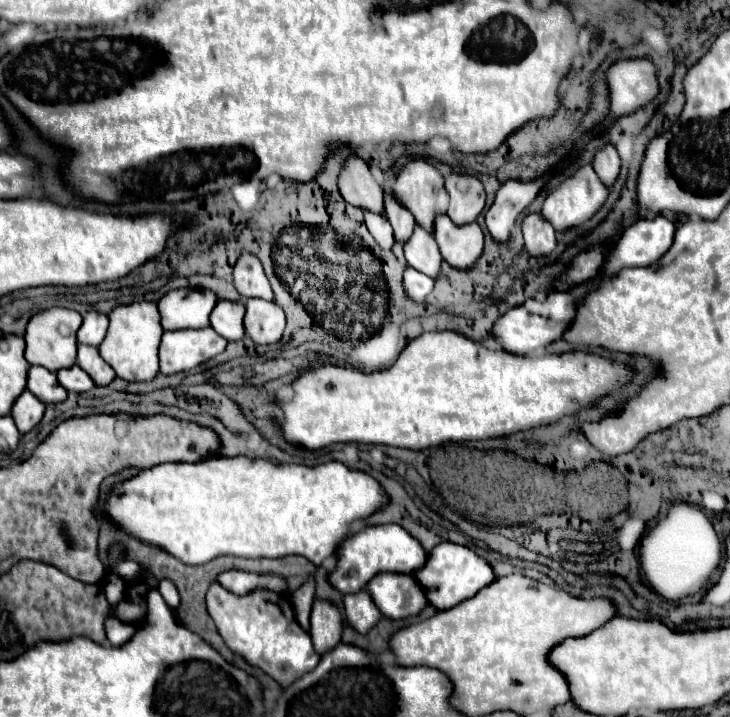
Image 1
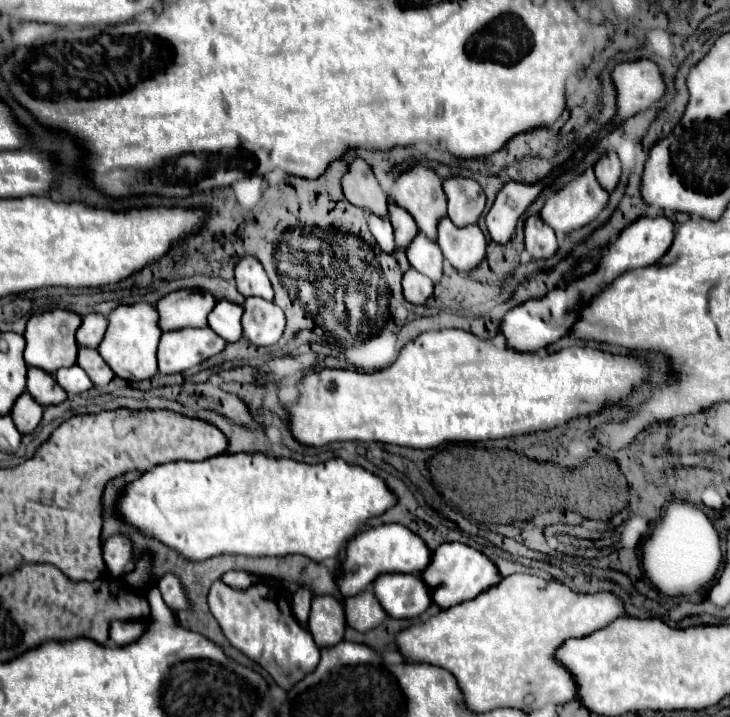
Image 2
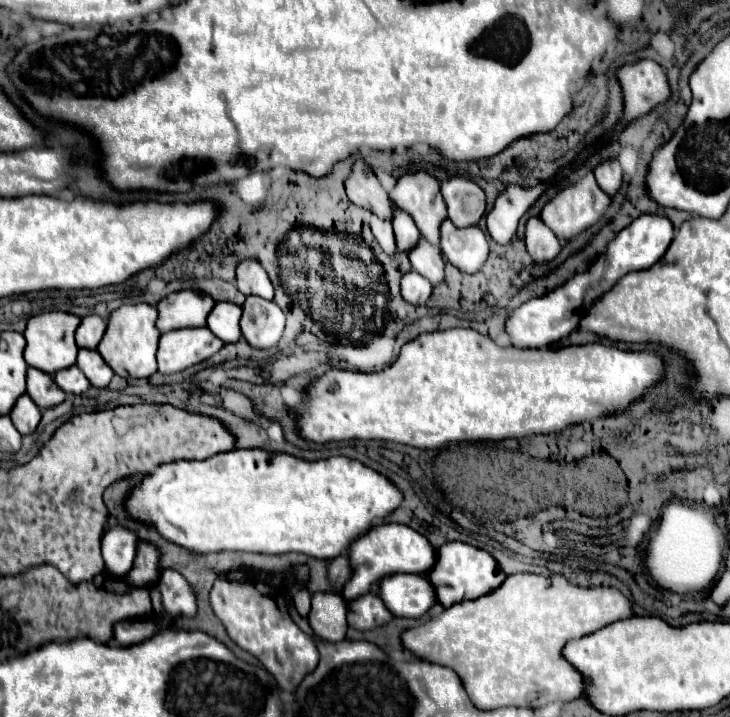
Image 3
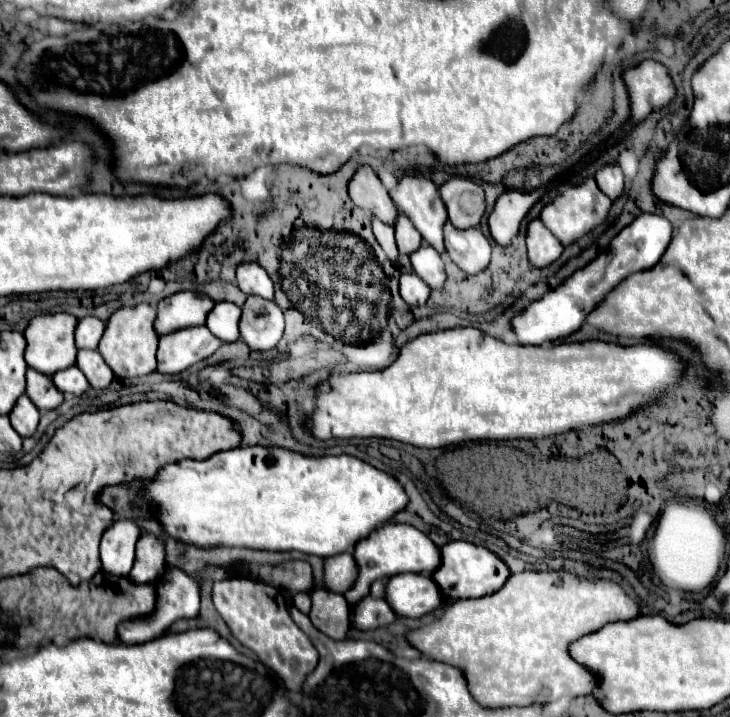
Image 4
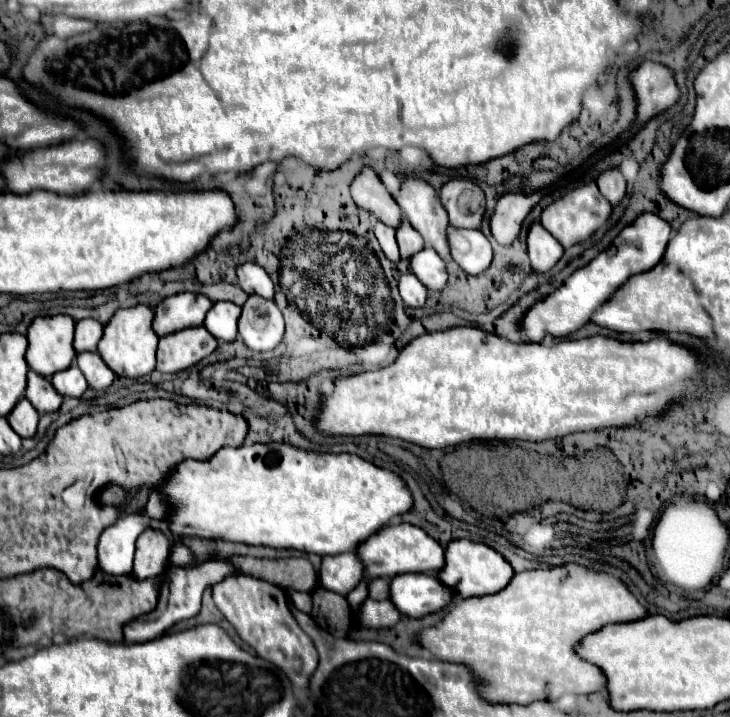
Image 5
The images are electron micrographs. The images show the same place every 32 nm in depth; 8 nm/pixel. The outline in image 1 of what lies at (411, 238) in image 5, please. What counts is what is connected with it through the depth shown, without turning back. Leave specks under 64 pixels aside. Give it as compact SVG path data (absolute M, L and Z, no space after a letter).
M386 194L384 196L384 206L386 206L386 218L390 220L392 228L394 228L394 238L398 244L404 244L404 240L408 240L408 236L412 236L412 230L416 228L414 216L410 214L408 208L404 208L394 196Z

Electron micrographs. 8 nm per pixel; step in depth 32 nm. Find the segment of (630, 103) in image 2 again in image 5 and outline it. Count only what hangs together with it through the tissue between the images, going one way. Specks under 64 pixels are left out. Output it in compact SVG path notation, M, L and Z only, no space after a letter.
M644 62L636 72L632 72L632 86L638 98L638 118L636 122L644 126L660 112L672 108L680 98L680 88L674 80L672 70L656 62Z

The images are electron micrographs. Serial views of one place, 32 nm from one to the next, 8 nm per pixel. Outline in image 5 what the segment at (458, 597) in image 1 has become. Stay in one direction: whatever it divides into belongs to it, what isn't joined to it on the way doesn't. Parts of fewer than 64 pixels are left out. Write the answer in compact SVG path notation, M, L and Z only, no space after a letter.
M466 538L452 540L446 546L446 552L448 552L448 562L440 570L438 578L446 586L454 588L454 592L460 594L462 598L500 592L500 588L508 586L508 580L512 580L512 576L514 576L514 568L510 566L510 562L500 552L496 552L494 548L490 548L482 542L472 542L472 540L466 540Z

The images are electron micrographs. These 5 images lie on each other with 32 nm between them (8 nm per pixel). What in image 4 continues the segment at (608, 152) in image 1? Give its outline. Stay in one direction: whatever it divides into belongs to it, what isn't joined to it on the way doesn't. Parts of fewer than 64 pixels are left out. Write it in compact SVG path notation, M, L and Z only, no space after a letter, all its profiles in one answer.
M612 164L612 166L598 170L596 172L596 184L612 202L618 200L624 192L624 176L622 176L620 166Z

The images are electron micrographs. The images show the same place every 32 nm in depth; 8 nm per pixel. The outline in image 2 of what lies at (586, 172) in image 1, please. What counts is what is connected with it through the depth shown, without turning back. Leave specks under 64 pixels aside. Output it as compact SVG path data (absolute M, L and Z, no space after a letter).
M588 168L578 180L572 180L570 184L566 184L562 190L558 190L554 196L550 196L540 212L540 218L544 218L544 222L558 234L558 236L566 236L572 230L584 228L586 224L590 224L592 220L596 220L596 216L606 208L608 204L608 192L604 192L604 188L598 184L594 170Z

